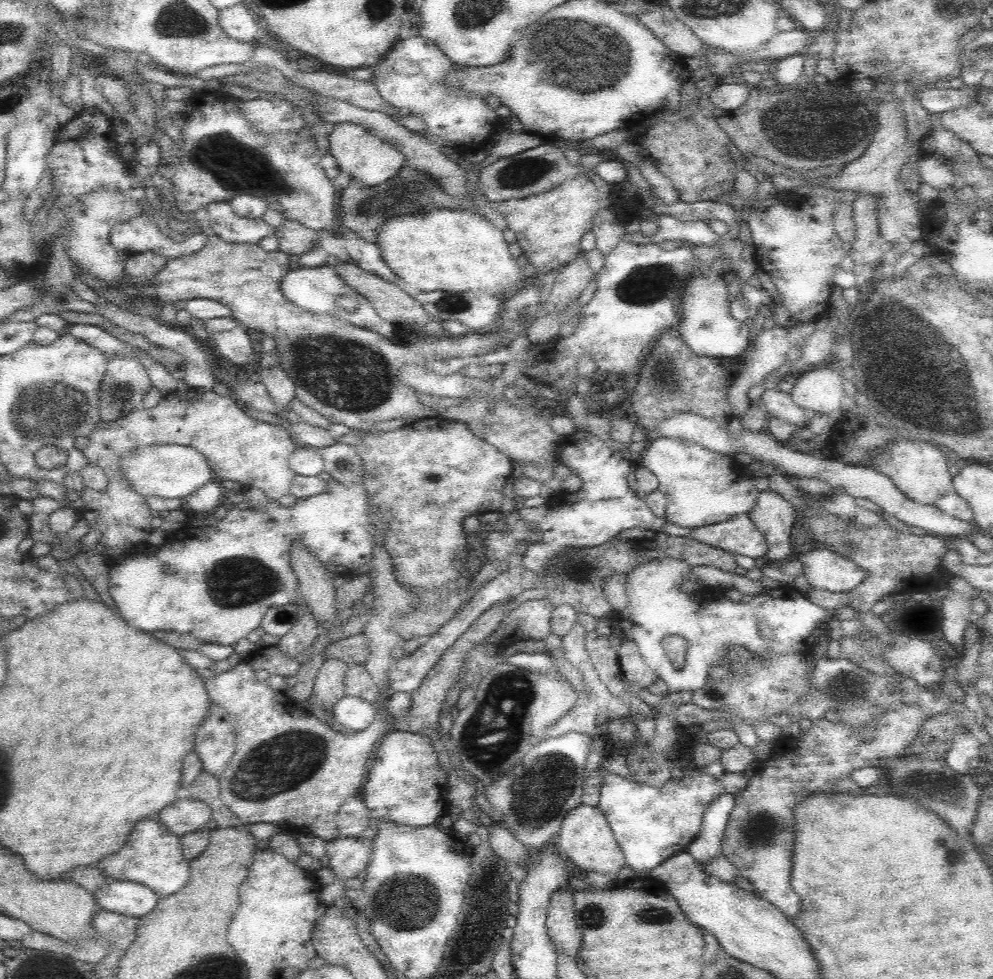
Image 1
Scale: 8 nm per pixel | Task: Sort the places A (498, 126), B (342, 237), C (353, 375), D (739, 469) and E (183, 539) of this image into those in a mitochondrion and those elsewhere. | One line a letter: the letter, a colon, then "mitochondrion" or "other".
A: other
B: other
C: mitochondrion
D: other
E: other

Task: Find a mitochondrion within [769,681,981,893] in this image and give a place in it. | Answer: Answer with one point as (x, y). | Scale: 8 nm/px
(938, 783)

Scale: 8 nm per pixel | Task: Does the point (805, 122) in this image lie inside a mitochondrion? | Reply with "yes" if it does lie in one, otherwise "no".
yes

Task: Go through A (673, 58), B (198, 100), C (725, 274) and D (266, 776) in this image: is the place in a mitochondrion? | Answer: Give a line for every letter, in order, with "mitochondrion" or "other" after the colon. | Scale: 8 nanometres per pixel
A: other
B: other
C: other
D: mitochondrion

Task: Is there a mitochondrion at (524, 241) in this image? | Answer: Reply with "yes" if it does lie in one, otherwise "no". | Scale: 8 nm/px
no

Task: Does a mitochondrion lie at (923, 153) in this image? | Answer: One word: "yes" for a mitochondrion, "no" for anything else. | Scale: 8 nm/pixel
no

